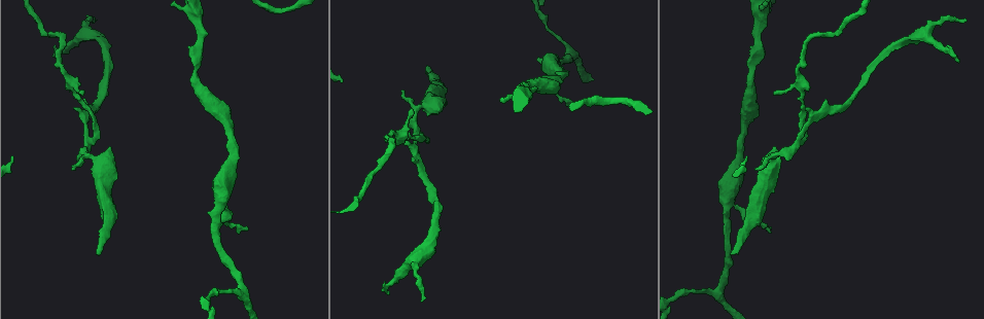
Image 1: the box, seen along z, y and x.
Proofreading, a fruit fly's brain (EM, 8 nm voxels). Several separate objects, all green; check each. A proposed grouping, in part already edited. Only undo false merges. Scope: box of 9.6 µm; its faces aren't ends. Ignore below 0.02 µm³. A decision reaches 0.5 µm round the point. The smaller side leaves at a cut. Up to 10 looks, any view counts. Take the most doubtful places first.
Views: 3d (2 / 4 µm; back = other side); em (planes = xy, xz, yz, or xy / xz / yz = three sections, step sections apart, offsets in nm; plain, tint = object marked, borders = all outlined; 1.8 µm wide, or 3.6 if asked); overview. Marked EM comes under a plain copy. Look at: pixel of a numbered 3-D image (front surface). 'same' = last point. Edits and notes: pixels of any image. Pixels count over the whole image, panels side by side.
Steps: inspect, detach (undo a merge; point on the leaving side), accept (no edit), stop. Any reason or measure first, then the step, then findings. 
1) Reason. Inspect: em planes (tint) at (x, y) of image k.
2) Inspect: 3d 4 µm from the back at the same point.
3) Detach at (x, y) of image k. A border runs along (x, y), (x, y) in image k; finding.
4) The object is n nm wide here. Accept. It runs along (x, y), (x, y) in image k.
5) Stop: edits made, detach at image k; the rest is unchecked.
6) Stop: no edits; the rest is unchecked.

Thick turns thin. Inspect: 3d 2 µm at (87, 145) of image 1.

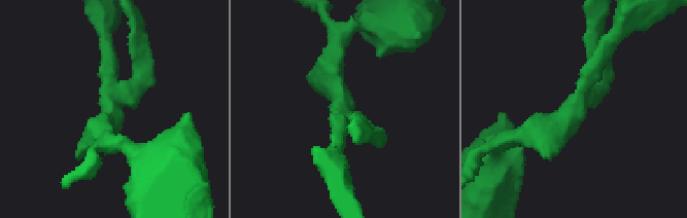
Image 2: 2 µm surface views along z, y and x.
Inspect: em xz step 16 (tint) at (340, 110) of image 2.

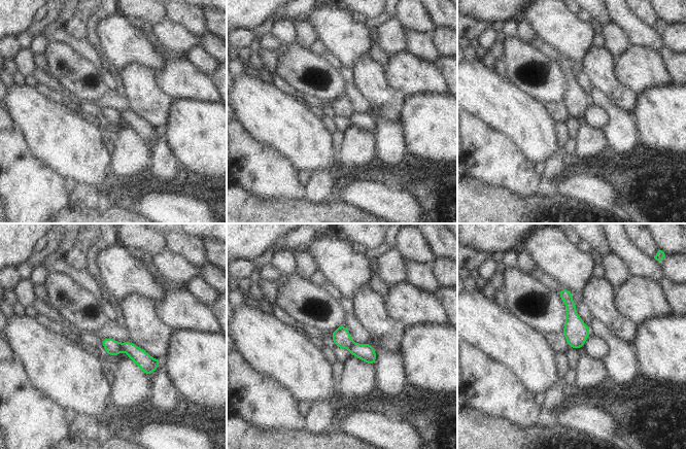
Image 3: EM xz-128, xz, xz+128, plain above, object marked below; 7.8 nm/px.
Cut it another way. Inspect: em planes (borders) at the same point.

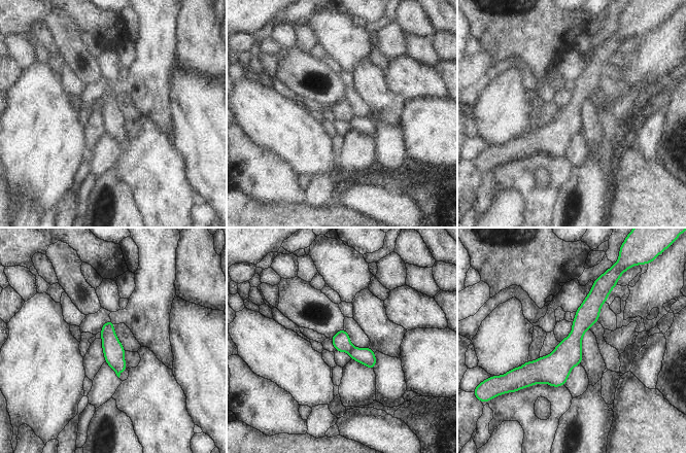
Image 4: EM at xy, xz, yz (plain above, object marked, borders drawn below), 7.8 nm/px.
The object is 140 nm wide here. Detach at (366, 356) of image 4. A border runs along (353, 348), (349, 352) in image 4; two cells meet here.

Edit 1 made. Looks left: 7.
Abrupt turn. Inspect: em xy step 4 (tint) at (570, 54) of image 1.

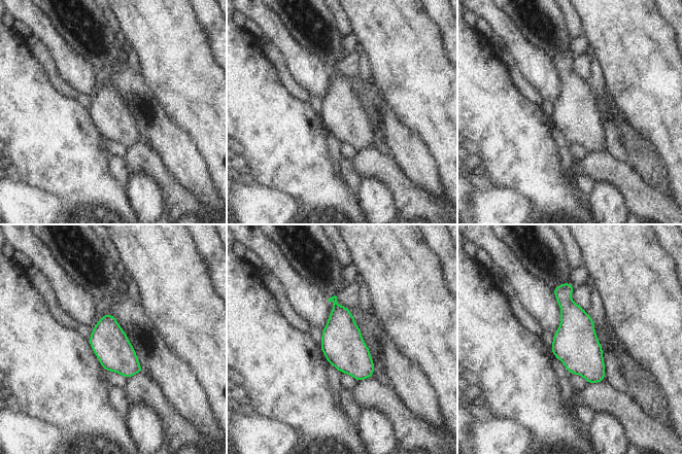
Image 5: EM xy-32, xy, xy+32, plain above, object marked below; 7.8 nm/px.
Inspect: em planes (tint) at the same point.

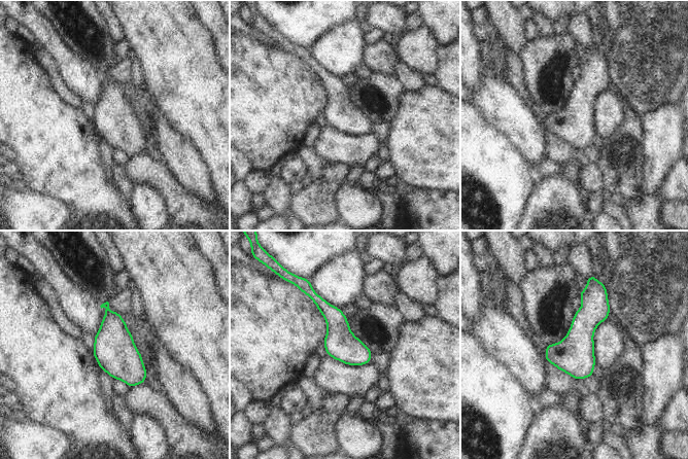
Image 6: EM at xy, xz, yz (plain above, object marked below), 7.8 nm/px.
The object is 240 nm wide here. Accept. It runs along (312, 294), (367, 360) in image 6; one cell here.

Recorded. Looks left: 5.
Inspect: em xy step 16 (tint) at (105, 232) of image 1.

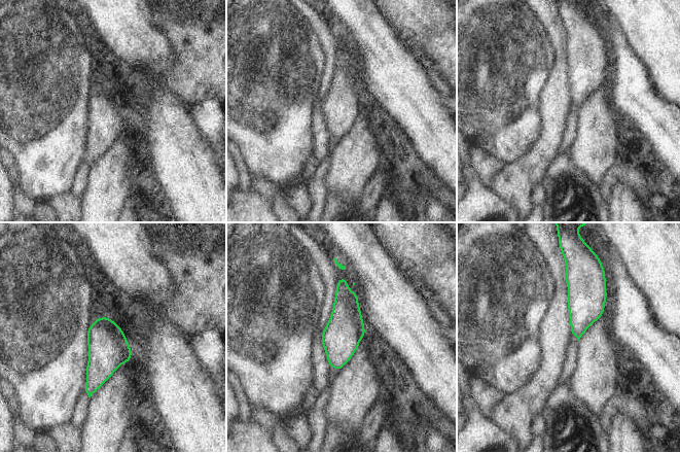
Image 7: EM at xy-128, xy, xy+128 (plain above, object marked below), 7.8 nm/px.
Accept. One cell here.

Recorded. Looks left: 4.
Branch point. Inspect: 3d 4 µm at (86, 36) of image 1.

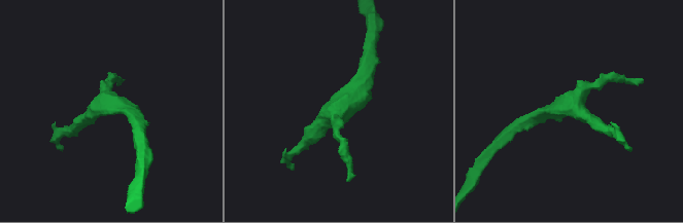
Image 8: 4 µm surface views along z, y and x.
Inspect: em 3.6 µm planes (tint) at (107, 105) of image 8.

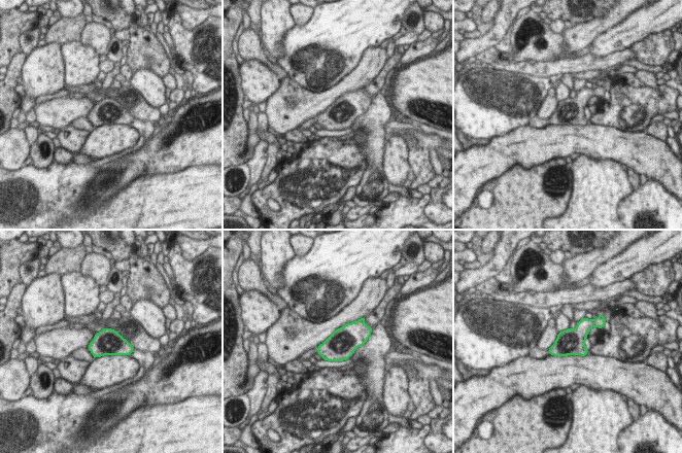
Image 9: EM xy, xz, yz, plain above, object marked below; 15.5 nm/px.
Accept. Continuous, no second cell.

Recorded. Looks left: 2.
Stop: edits made, detach at image 4; the rest is unchecked.

